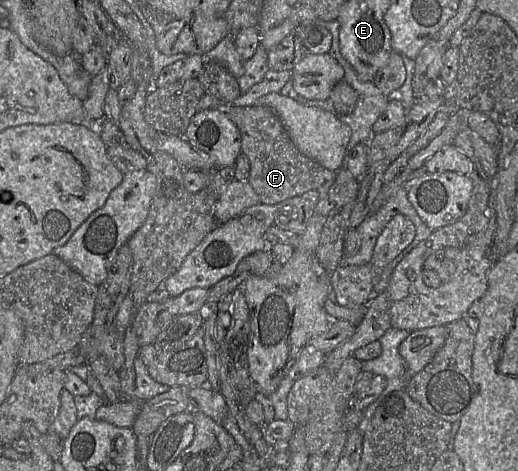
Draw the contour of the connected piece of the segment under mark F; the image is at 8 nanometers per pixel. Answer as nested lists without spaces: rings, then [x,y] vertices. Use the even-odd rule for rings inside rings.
[[[231,104],[222,111],[226,112],[240,132],[241,153],[248,157],[250,163],[248,182],[262,203],[277,205],[309,190],[321,190],[326,194],[326,189],[334,181],[336,172],[301,154],[273,110],[256,104],[244,107]]]

